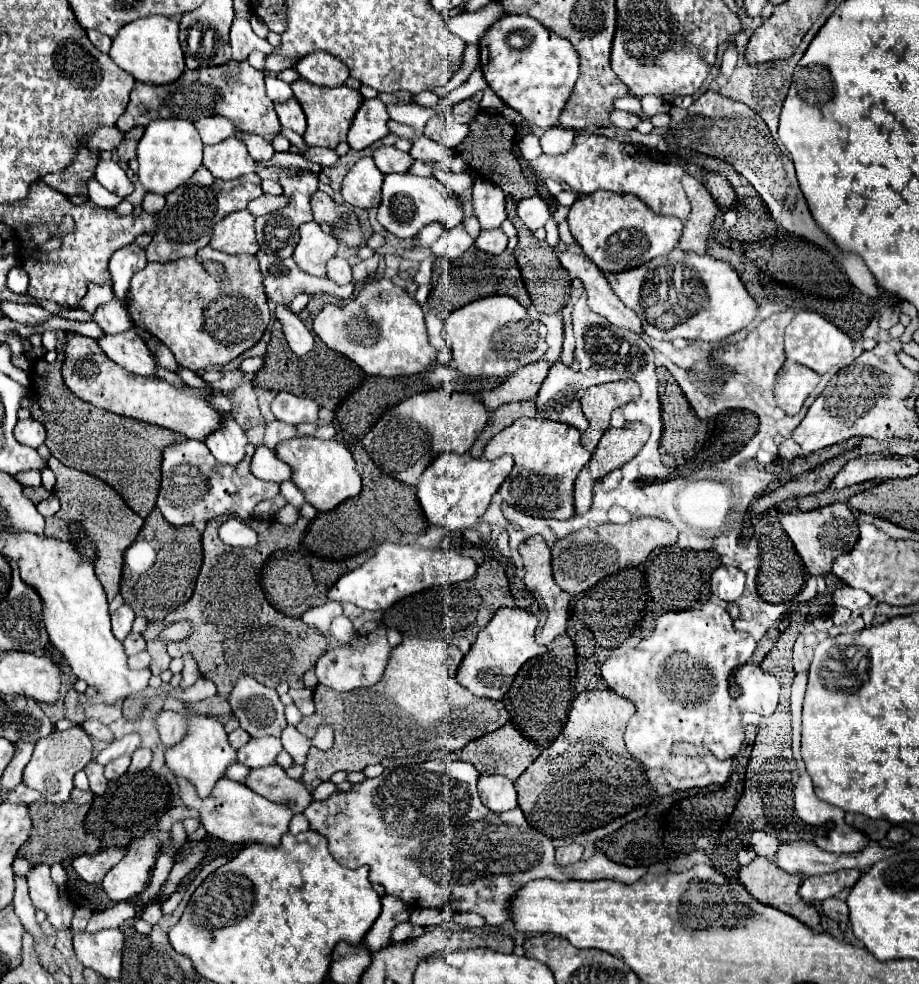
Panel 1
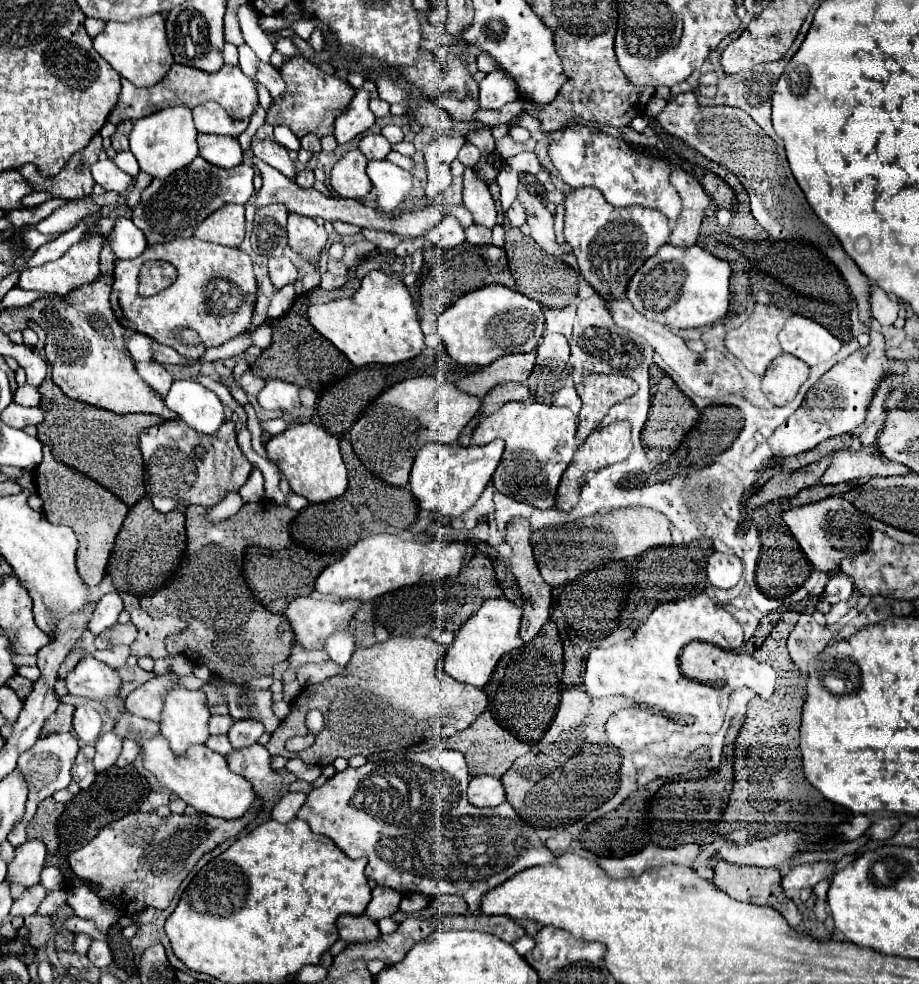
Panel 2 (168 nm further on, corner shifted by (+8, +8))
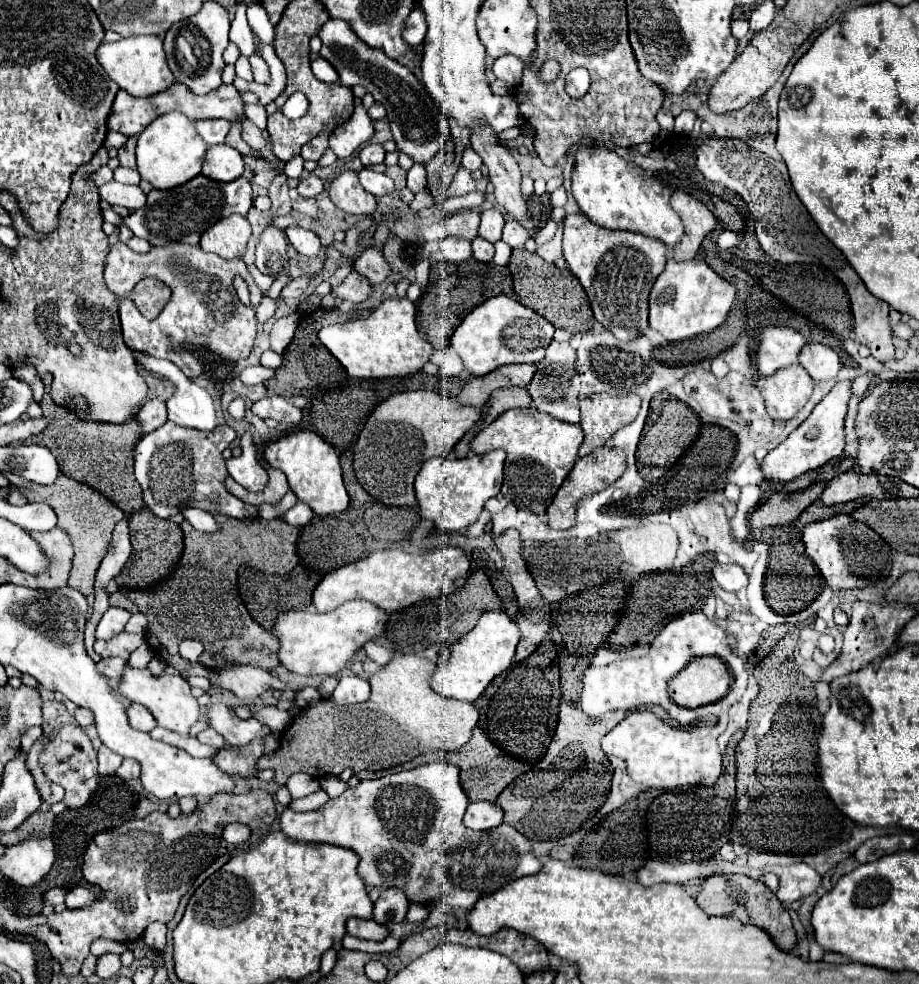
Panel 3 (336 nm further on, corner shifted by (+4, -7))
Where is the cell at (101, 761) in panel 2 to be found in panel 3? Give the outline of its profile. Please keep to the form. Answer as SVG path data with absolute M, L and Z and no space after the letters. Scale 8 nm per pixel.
M100 747L98 749L98 773L100 775L114 775L114 771L120 767L122 757L112 753L108 747Z

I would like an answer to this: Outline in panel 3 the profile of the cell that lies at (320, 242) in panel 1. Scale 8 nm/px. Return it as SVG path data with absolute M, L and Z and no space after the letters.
M292 225L292 227L286 227L286 237L290 239L292 247L304 257L316 257L320 253L320 247L322 247L320 237L310 229Z

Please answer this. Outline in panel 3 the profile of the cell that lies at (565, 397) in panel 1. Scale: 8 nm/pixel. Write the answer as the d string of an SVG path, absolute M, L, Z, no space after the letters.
M552 341L548 345L546 357L540 361L540 365L536 365L536 375L528 385L532 401L536 403L540 413L548 413L566 423L578 423L580 421L578 391L580 391L580 379L576 379L576 351L570 347L568 341L562 343Z

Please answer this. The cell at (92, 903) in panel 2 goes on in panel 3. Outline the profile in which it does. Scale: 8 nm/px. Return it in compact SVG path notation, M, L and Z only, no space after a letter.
M76 887L76 889L70 889L66 893L66 907L68 909L80 909L80 907L90 905L94 899L96 899L96 895L92 891L88 891L86 887Z

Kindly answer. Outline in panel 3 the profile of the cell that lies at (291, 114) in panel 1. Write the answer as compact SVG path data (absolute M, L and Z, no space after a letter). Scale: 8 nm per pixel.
M258 53L250 55L250 65L252 65L252 73L254 73L254 81L256 83L268 83L270 81L268 65L266 65L266 61Z

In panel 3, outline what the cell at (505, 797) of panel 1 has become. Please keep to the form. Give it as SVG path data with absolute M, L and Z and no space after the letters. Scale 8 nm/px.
M488 801L470 803L464 815L464 825L472 831L488 831L502 823L502 809Z

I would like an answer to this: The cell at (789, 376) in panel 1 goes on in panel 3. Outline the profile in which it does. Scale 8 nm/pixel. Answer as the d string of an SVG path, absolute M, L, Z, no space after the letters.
M792 365L772 375L758 377L756 387L764 395L772 419L792 419L808 403L814 381L802 365Z

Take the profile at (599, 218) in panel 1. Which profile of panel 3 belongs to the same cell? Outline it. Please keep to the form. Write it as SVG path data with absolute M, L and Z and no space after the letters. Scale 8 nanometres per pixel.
M576 213L564 219L562 249L570 271L580 279L590 299L594 319L620 341L644 335L648 329L648 295L666 265L664 243L628 231L608 231L592 225L584 213Z

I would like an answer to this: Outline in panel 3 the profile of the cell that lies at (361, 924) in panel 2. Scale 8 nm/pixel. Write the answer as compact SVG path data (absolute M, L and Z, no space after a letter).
M352 917L348 919L346 923L346 929L350 935L358 937L358 939L372 939L372 941L382 941L386 939L390 933L384 925L376 923L374 919L358 919L358 917Z

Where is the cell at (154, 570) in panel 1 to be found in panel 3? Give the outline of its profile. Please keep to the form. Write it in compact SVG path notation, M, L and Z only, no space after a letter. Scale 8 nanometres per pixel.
M140 509L130 515L130 539L132 539L132 555L124 565L124 571L120 571L120 575L116 577L118 587L126 587L126 589L148 587L154 581L166 577L178 563L184 547L180 527L170 519L156 517L150 509Z

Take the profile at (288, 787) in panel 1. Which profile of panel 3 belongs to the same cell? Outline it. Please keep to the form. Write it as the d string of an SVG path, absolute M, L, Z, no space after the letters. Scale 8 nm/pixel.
M264 727L264 739L256 739L256 743L248 743L244 747L222 747L212 761L224 773L238 773L238 775L256 775L256 759L264 753L264 741L272 731Z

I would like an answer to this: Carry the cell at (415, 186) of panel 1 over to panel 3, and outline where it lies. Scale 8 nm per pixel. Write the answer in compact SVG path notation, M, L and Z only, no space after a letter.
M362 169L362 171L358 173L358 179L360 179L362 187L368 189L368 191L370 191L372 195L376 195L376 197L388 195L388 193L394 191L394 181L392 181L388 175L376 173L376 171L372 171L372 169Z

